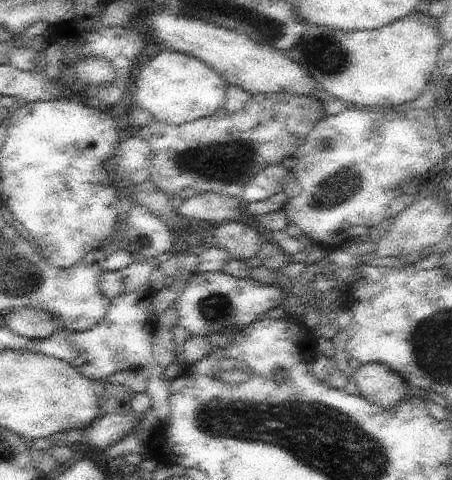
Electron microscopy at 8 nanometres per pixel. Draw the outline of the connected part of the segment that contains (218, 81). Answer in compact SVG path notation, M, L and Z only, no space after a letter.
M168 49L162 50L145 64L140 74L135 74L132 92L136 105L148 110L154 119L183 125L210 116L224 107L228 87L229 84L220 74L199 58Z

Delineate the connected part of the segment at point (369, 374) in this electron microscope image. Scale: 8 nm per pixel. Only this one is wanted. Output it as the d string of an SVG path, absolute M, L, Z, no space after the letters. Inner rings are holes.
M380 362L360 365L353 373L352 380L360 388L360 395L386 410L396 408L400 402L409 398L409 383Z

